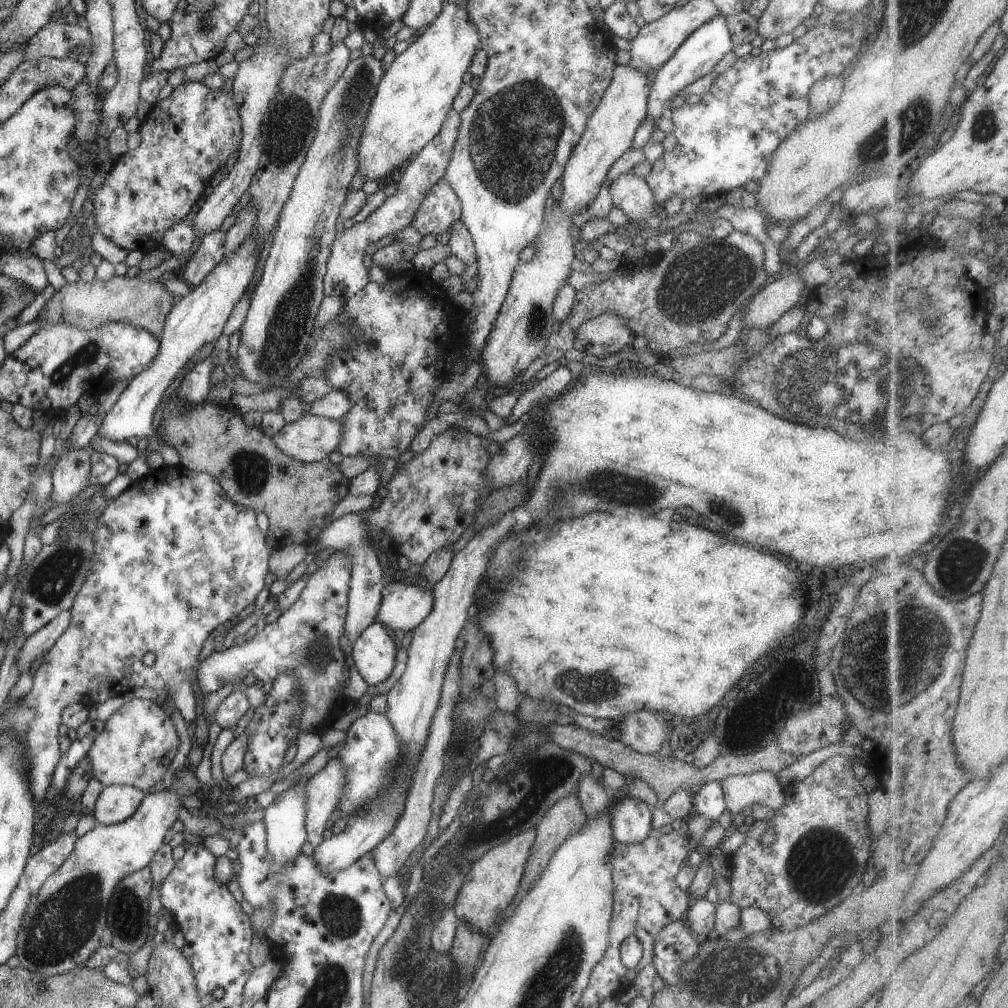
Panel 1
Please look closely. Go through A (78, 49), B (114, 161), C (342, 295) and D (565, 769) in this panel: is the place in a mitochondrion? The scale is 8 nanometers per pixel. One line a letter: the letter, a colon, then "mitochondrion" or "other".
A: mitochondrion
B: other
C: other
D: mitochondrion

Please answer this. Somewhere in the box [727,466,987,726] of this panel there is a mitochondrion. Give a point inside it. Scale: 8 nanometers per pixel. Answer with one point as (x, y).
(896, 658)

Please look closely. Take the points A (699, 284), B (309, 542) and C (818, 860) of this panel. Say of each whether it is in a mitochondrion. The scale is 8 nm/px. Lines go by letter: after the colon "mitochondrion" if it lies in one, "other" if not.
A: mitochondrion
B: other
C: mitochondrion

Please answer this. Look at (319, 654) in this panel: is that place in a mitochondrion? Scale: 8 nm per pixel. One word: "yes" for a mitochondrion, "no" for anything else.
yes

